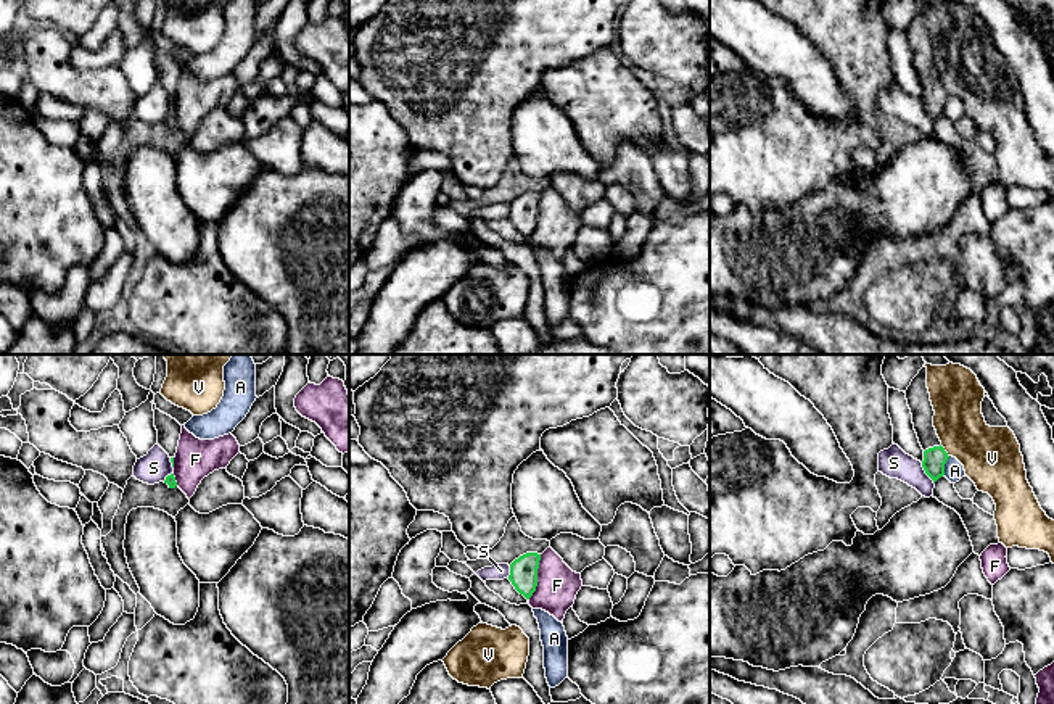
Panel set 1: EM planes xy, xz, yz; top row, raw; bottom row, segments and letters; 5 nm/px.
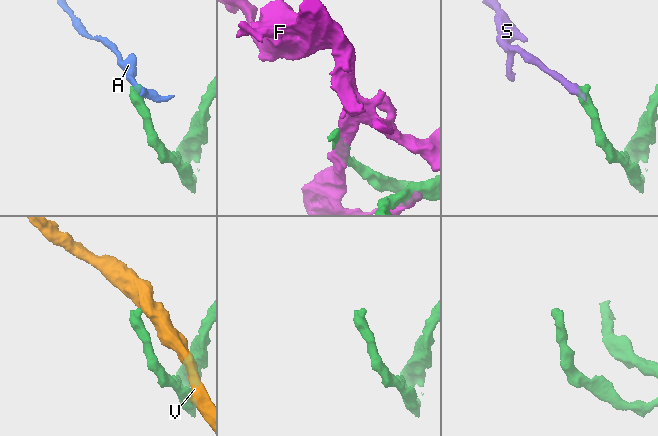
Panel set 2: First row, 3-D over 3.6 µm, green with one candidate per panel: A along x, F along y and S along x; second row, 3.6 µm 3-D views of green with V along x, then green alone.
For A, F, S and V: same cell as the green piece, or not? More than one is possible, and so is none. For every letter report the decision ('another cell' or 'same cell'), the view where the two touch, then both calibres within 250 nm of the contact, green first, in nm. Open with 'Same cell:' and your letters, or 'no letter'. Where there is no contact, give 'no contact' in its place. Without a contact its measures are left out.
Same cell: no letter
A: another cell; contact in yz; calibres 120 and 100 nm
F: another cell; contact in xz; calibres 140 and 200 nm
S: another cell; contact in yz; calibres 120 and 150 nm
V: another cell; contact in yz; calibres 120 and 300 nm

